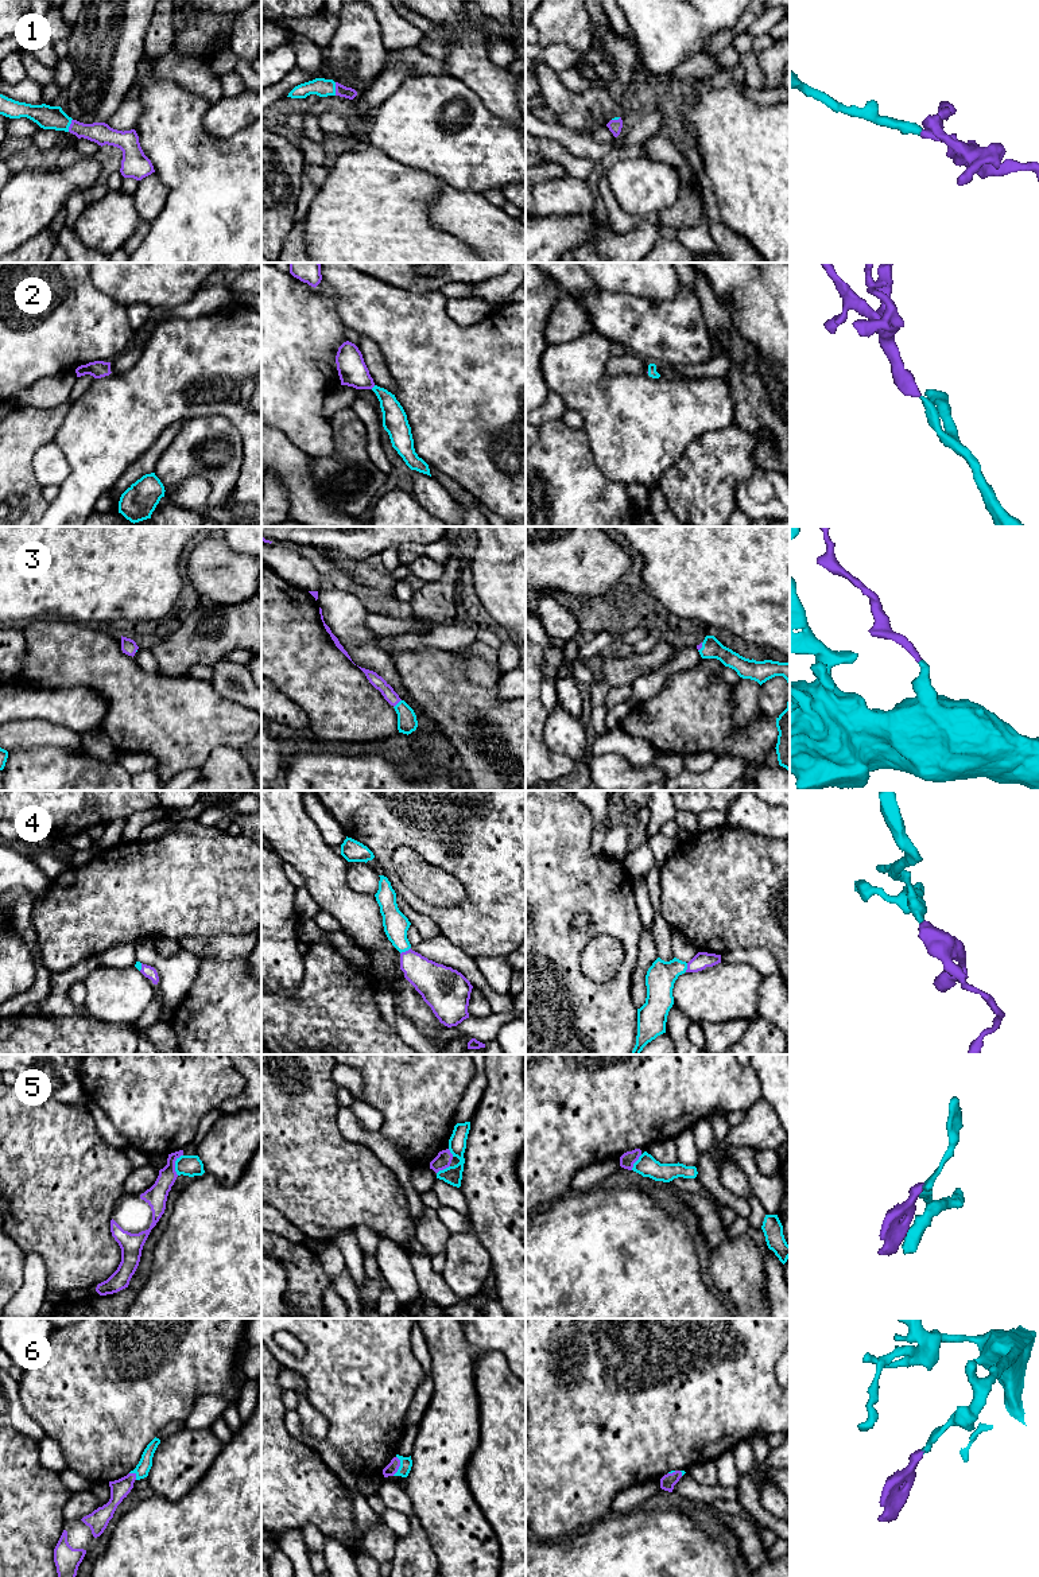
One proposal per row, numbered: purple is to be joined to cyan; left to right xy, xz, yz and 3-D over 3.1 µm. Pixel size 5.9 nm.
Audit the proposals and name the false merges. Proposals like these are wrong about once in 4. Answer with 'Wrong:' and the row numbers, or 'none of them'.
Wrong: 5

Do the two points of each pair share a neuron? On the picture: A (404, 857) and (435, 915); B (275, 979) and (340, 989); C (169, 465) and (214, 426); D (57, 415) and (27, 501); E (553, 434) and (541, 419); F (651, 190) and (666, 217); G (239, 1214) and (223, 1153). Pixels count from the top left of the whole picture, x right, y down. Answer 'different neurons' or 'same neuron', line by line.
A: different neurons
B: different neurons
C: same neuron
D: same neuron
E: different neurons
F: different neurons
G: different neurons

